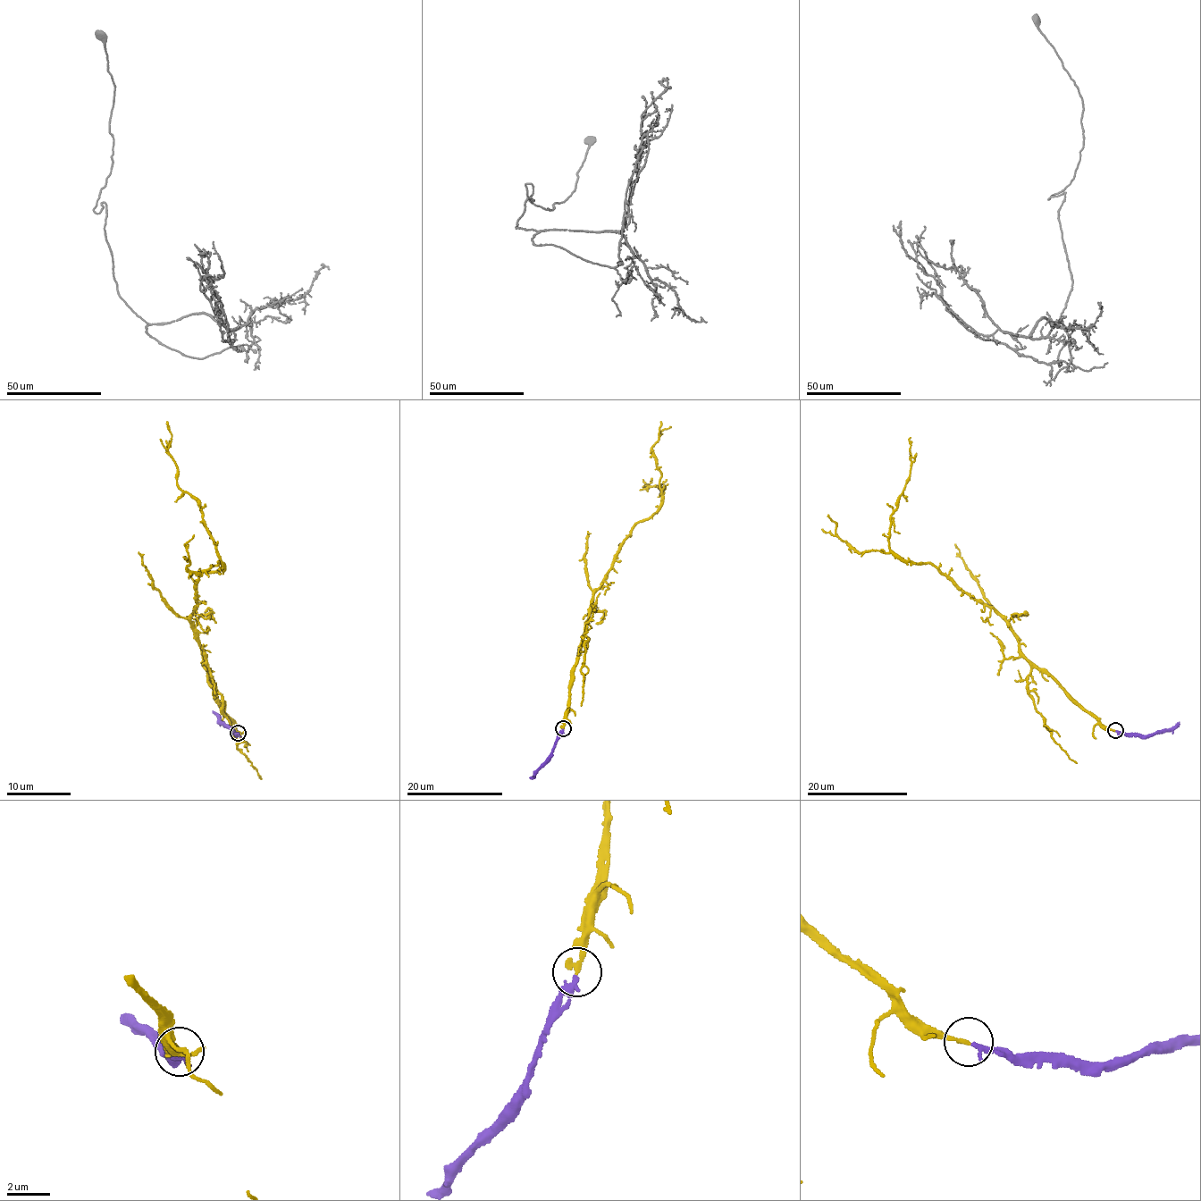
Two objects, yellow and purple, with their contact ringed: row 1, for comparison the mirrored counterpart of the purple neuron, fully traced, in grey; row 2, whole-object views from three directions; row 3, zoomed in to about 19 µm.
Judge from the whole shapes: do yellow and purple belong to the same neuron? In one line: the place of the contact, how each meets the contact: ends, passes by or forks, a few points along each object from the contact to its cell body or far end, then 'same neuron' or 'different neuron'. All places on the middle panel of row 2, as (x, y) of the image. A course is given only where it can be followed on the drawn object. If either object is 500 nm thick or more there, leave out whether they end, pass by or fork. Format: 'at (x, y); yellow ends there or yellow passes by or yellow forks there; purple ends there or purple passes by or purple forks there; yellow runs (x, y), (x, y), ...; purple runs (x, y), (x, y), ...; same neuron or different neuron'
at (563, 728); yellow ends there; purple ends there; yellow runs (562, 728), (594, 592), (630, 531), (659, 508), (665, 490), (661, 485), (646, 487), (650, 479); purple runs (562, 729), (551, 757), (529, 777); same neuron

